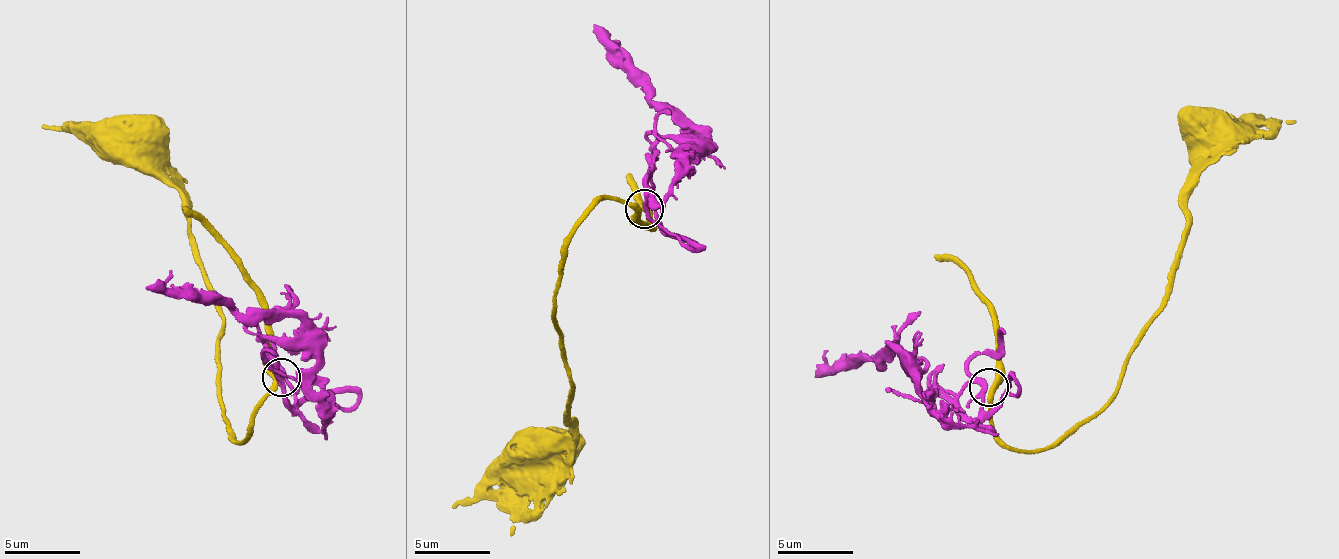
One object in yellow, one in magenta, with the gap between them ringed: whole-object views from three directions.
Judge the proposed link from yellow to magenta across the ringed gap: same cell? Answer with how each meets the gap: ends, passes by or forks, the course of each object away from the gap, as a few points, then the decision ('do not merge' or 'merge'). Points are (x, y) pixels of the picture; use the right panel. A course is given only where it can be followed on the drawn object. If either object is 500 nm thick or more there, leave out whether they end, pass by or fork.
yellow passes by; magenta passes by; course yellow (988, 389), (992, 432), (1015, 449), (1042, 450), (1110, 401), (1161, 304), (1205, 136); course magenta (987, 385), (973, 382), (949, 394), (911, 370), (896, 351), (814, 376); merge

